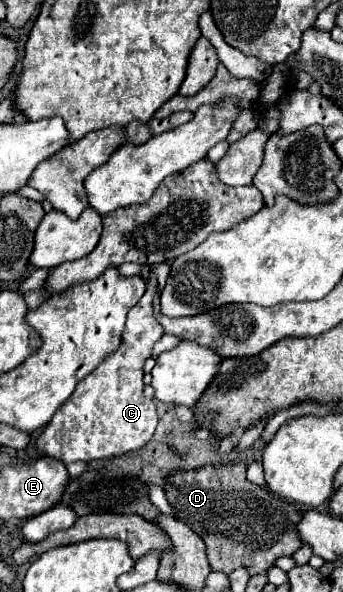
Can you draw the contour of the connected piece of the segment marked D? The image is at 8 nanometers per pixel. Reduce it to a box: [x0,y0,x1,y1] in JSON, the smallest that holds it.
[165,461,303,575]

